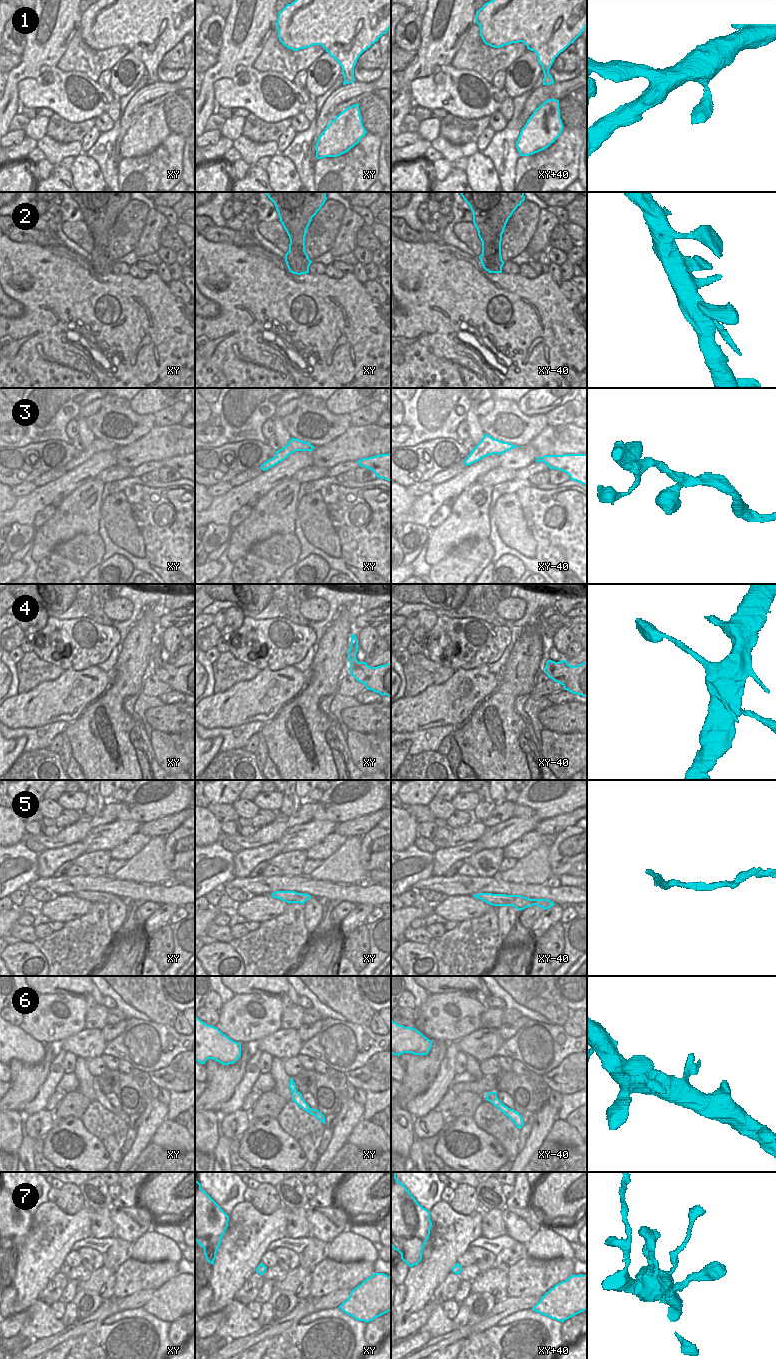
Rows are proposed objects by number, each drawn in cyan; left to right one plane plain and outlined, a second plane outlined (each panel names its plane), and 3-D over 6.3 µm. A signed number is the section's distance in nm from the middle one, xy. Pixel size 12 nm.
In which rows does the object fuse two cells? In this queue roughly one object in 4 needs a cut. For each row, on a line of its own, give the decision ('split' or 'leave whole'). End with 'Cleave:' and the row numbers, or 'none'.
1: leave whole
2: split
3: leave whole
4: split
5: leave whole
6: leave whole
7: leave whole
Cleave: 2, 4

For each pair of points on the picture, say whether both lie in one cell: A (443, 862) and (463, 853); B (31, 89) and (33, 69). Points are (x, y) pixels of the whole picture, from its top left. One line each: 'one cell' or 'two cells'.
A: one cell
B: two cells

